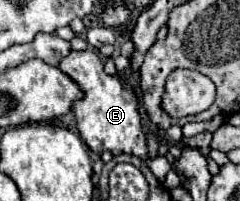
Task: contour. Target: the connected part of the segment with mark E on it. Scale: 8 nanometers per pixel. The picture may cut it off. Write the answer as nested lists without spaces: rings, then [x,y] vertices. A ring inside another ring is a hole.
[[[71,51],[59,63],[59,69],[67,77],[77,81],[77,85],[83,93],[83,97],[73,103],[73,111],[75,111],[75,119],[77,119],[77,129],[79,129],[83,141],[89,145],[89,149],[95,153],[111,151],[113,155],[117,155],[117,153],[137,155],[139,159],[143,159],[149,165],[153,175],[163,183],[171,165],[165,157],[147,159],[147,145],[145,145],[145,135],[141,133],[141,117],[137,111],[137,97],[129,89],[125,79],[121,75],[109,77],[103,71],[101,57],[93,51]]]

